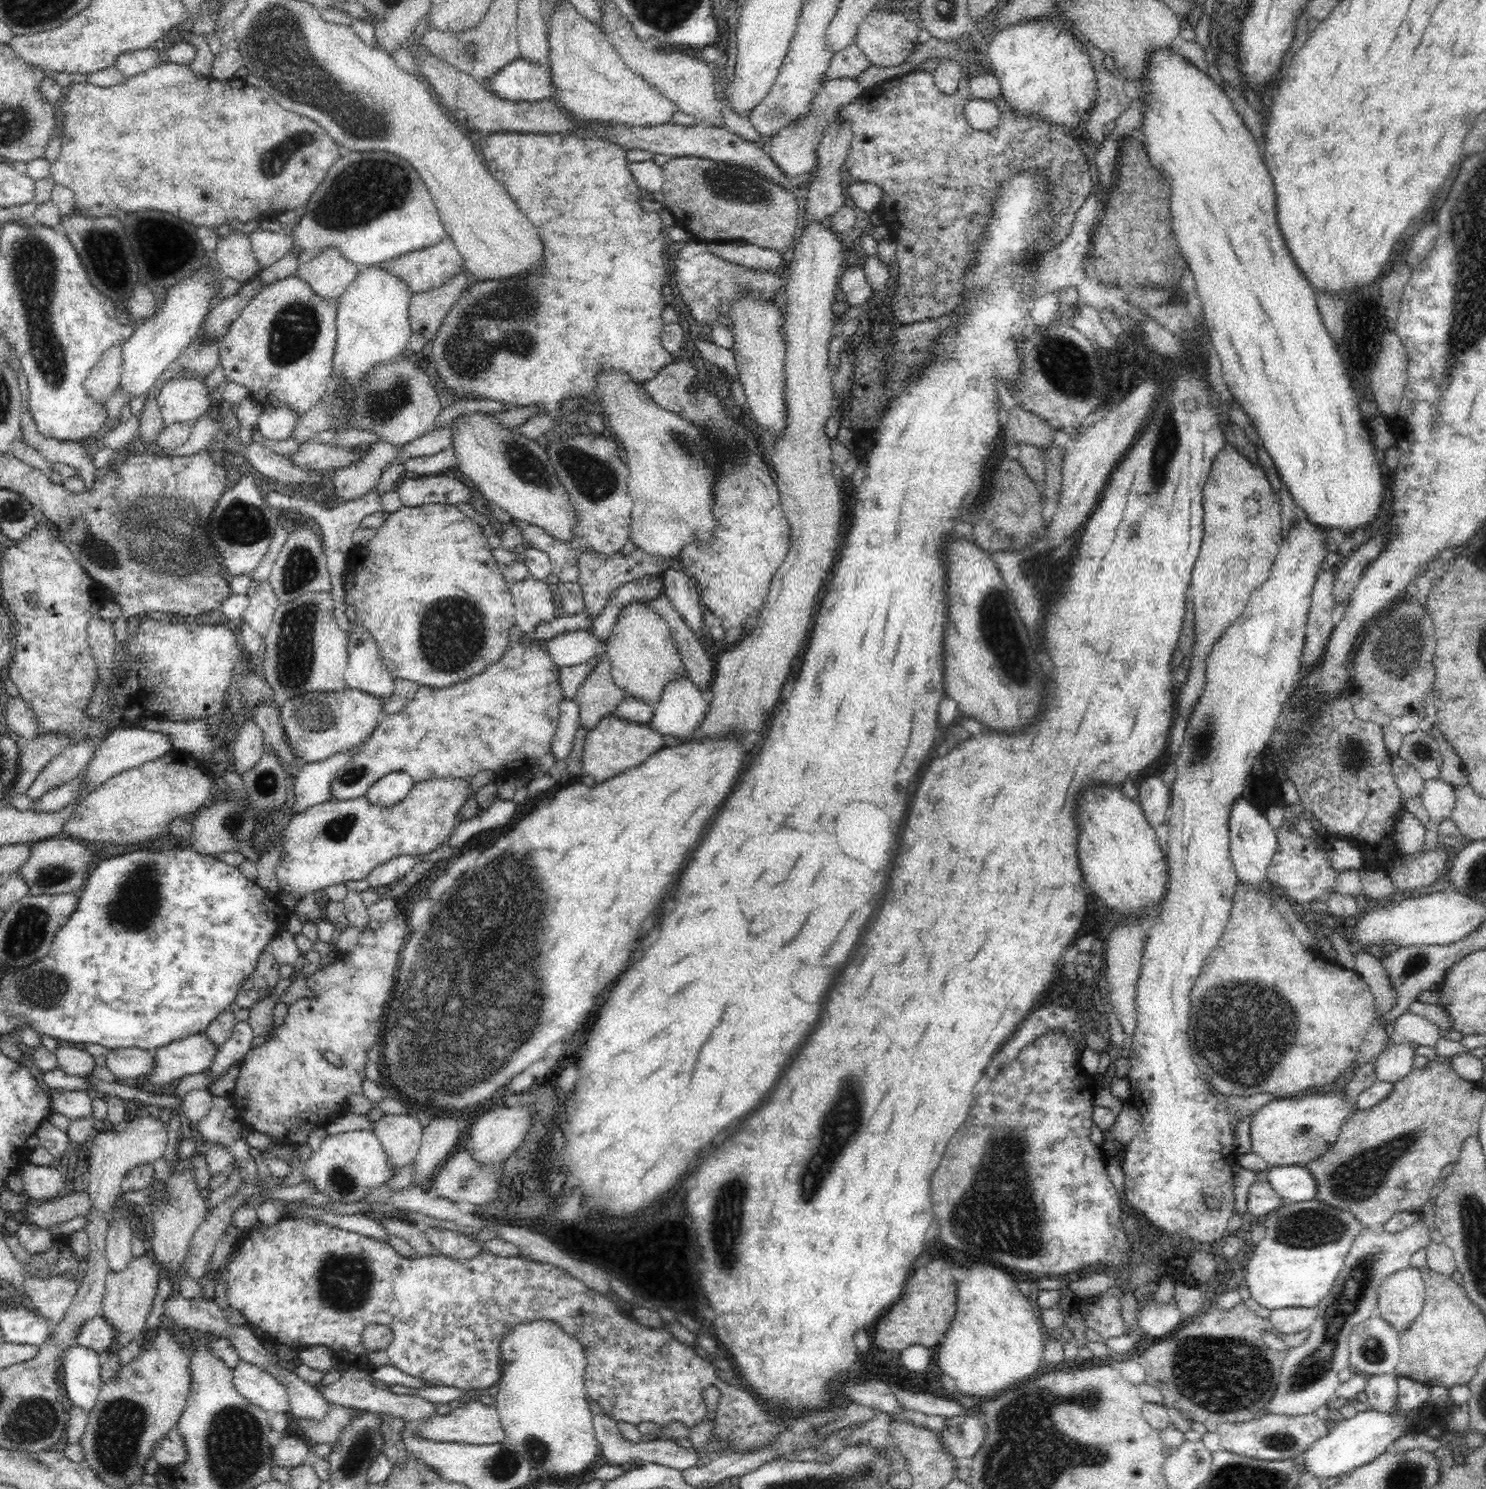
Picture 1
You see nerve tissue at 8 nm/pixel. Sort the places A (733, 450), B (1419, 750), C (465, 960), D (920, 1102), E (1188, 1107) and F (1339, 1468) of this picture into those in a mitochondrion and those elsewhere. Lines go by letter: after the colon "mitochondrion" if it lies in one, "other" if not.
A: mitochondrion
B: mitochondrion
C: mitochondrion
D: other
E: other
F: other

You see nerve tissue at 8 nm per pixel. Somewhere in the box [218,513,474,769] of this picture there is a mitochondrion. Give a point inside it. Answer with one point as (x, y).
(294, 653)

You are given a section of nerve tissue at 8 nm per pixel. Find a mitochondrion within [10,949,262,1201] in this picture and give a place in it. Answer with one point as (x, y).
(44, 989)

